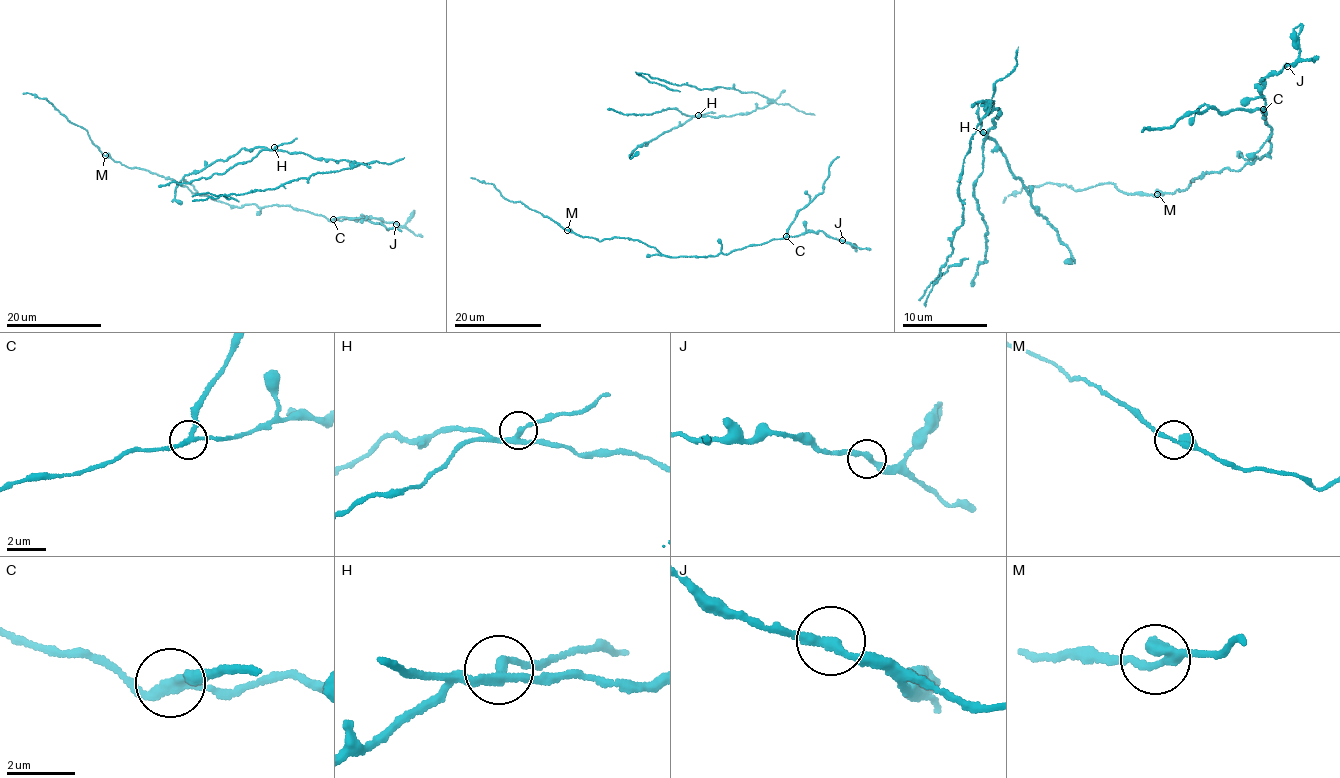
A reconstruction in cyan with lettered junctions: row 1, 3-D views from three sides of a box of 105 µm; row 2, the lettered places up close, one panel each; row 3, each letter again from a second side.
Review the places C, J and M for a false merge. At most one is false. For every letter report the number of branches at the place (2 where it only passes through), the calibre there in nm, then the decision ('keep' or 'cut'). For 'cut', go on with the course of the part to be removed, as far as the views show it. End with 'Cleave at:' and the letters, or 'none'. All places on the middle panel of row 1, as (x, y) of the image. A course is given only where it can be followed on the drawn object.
C: 3 branches meet; 220 nm thick; cut
J: 2 branches meet; 240 nm thick; keep
M: 3 branches meet; 180 nm thick; keep
Cleave at: C

